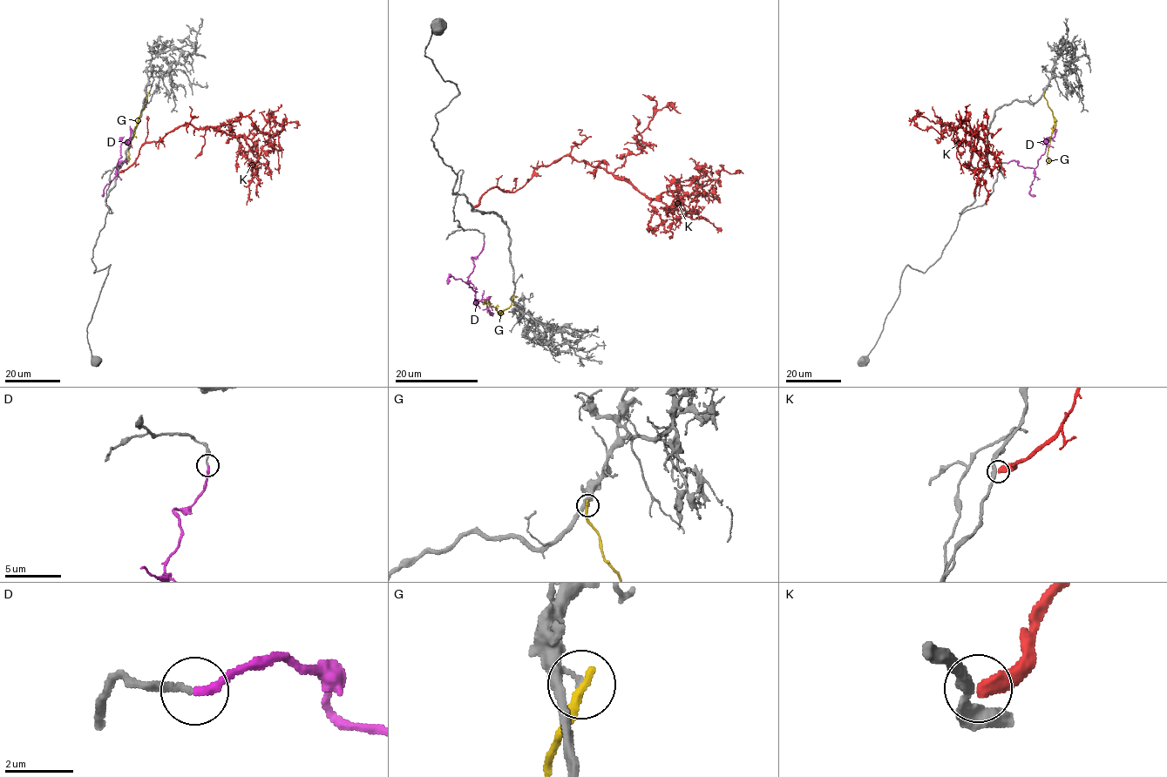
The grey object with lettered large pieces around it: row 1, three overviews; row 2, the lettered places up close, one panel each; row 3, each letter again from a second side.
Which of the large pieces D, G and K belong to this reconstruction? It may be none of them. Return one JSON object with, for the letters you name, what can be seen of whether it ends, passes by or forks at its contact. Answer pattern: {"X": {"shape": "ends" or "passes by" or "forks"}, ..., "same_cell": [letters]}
{"D": {"shape": "ends"}, "same_cell": ["D"]}

